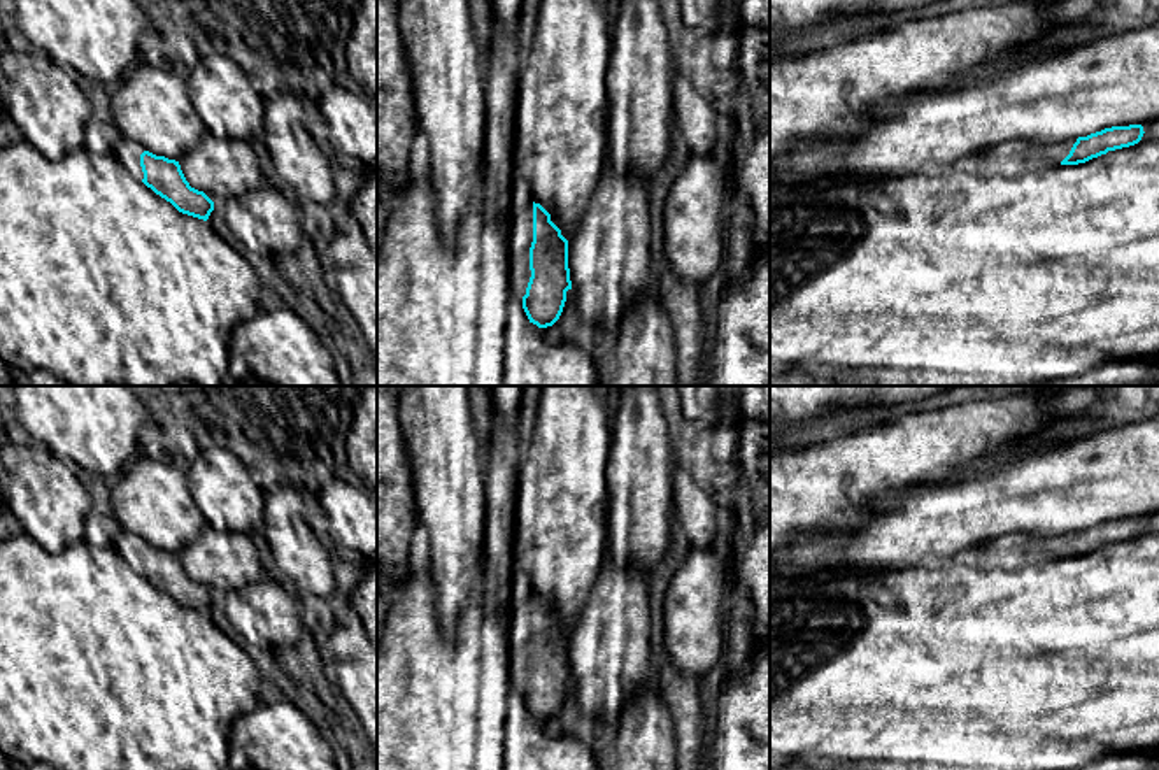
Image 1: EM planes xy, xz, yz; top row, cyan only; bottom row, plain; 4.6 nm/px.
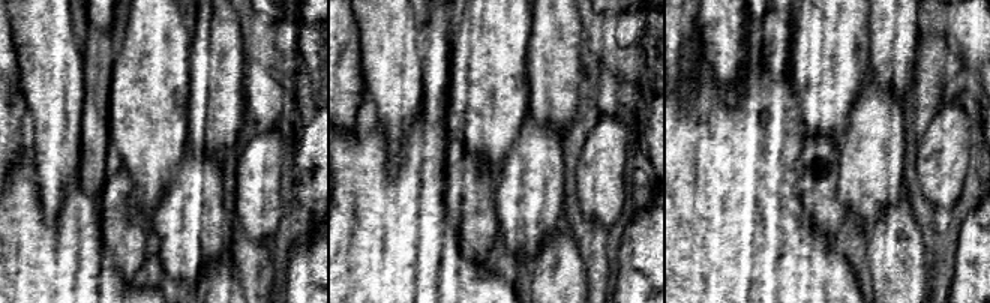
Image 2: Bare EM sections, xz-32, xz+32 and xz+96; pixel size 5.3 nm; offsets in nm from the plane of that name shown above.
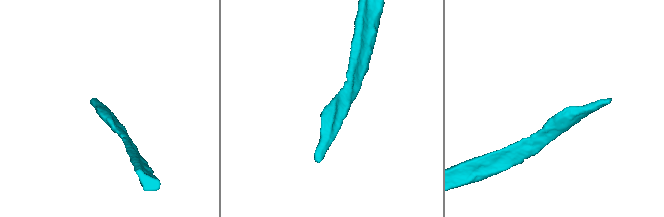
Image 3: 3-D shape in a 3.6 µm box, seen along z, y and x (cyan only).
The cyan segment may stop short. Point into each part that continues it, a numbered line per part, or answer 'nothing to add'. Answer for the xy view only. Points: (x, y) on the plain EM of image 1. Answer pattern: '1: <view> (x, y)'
1: xy (127, 544)

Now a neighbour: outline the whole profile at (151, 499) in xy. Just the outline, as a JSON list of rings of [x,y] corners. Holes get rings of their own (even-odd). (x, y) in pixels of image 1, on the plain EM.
[[[144,454],[112,482],[110,519],[146,544],[175,554],[209,524],[191,496],[188,474]]]

